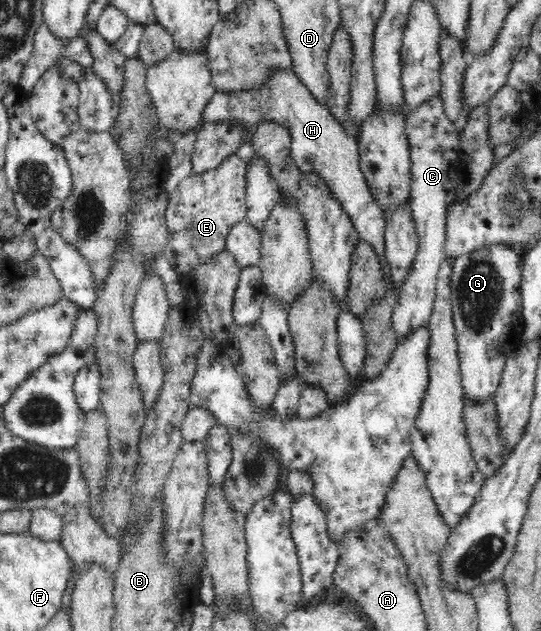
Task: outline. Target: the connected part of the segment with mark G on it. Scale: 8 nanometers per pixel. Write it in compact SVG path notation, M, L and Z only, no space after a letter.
M504 244L483 245L454 260L450 274L451 304L455 335L459 342L459 361L464 394L472 402L494 400L501 384L507 358L517 350L523 338L523 315L520 282L522 279L522 255L516 247Z

